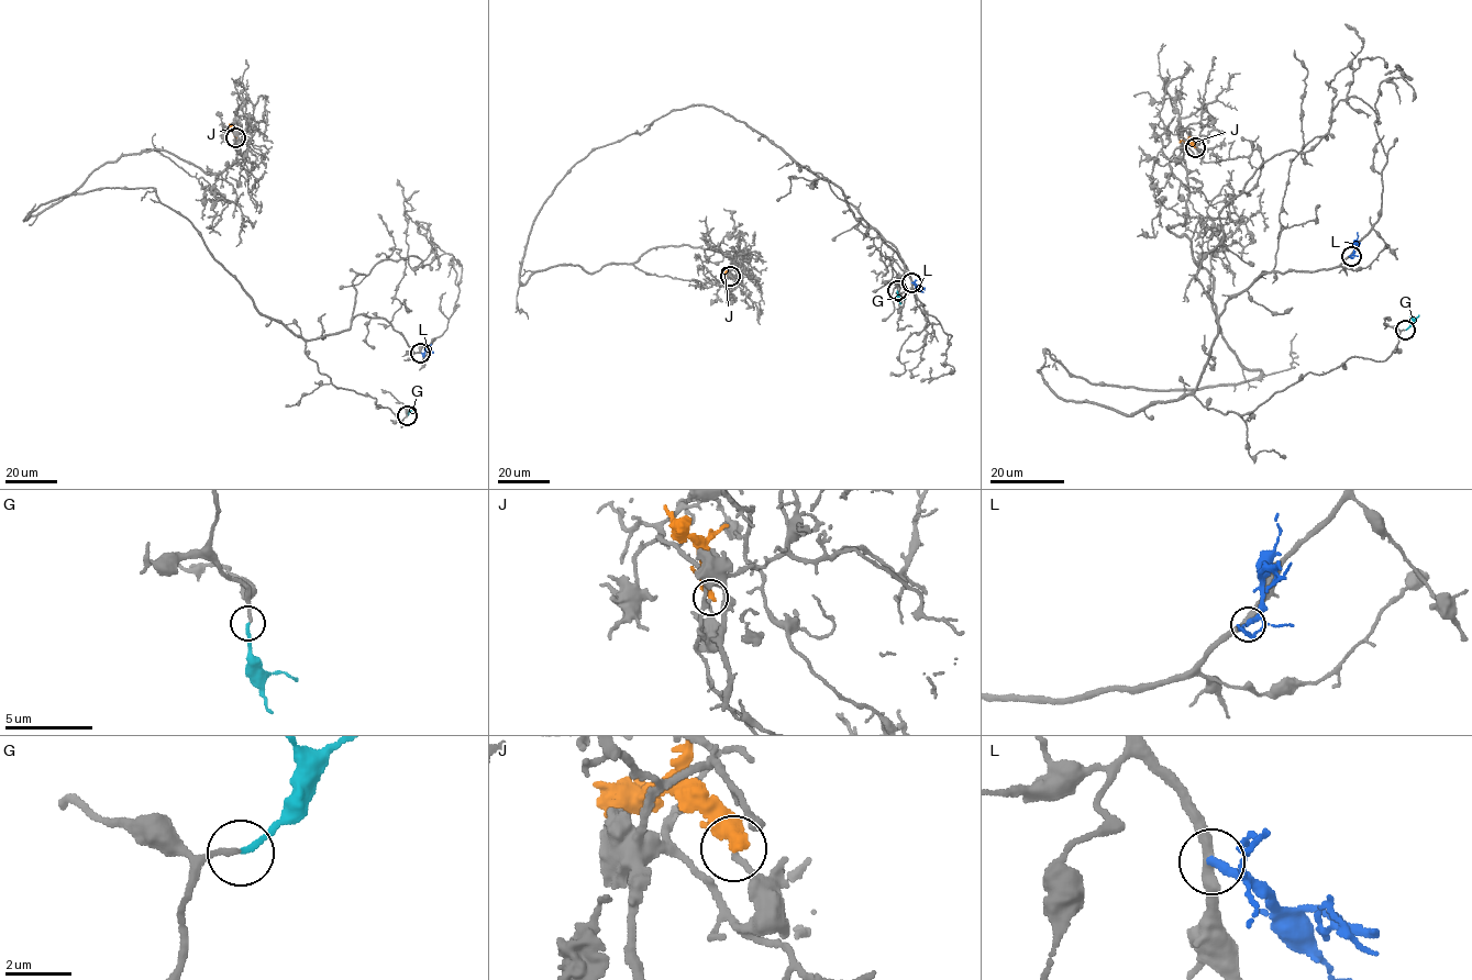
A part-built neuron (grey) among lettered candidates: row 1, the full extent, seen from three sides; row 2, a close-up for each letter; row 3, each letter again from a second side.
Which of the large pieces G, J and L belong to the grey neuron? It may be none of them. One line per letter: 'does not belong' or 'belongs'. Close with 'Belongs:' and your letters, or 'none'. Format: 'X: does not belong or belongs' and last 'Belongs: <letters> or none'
G: belongs
J: does not belong
L: does not belong
Belongs: G

